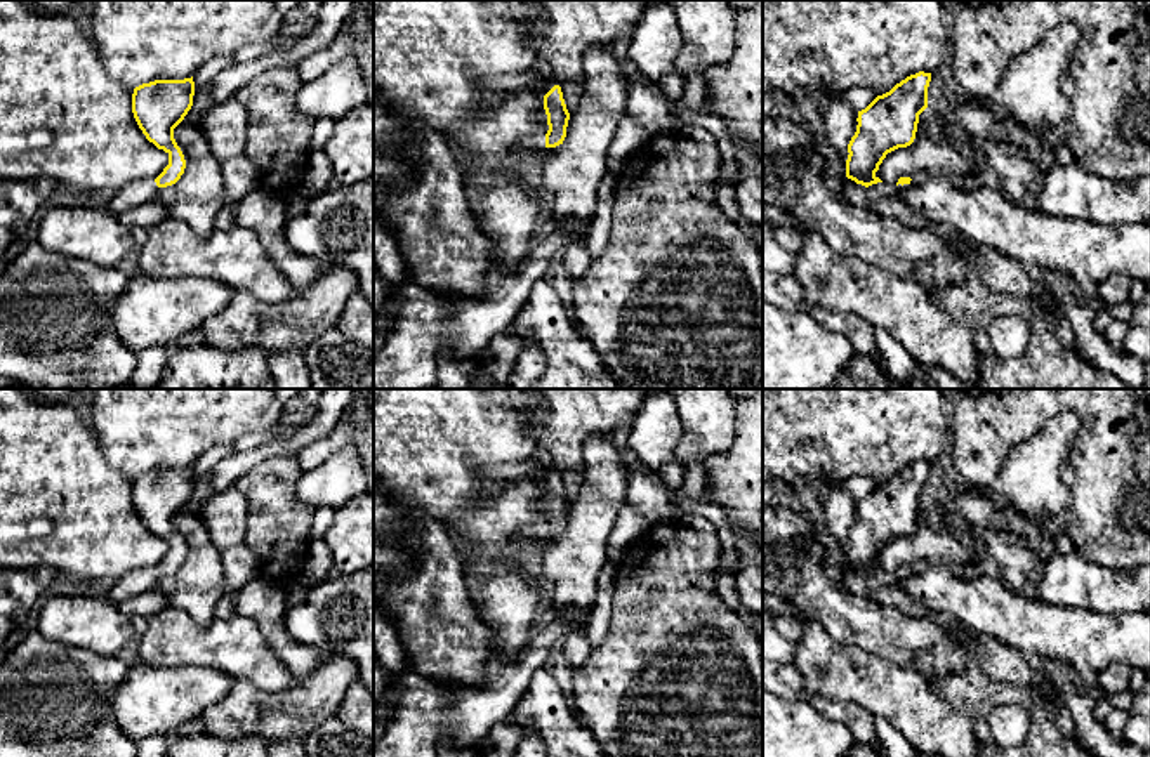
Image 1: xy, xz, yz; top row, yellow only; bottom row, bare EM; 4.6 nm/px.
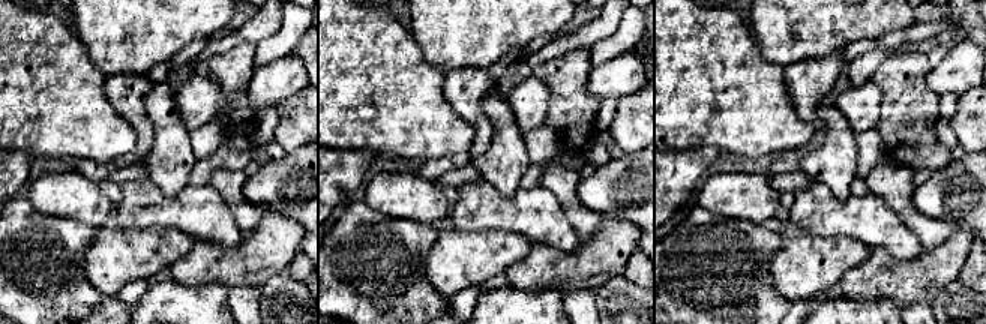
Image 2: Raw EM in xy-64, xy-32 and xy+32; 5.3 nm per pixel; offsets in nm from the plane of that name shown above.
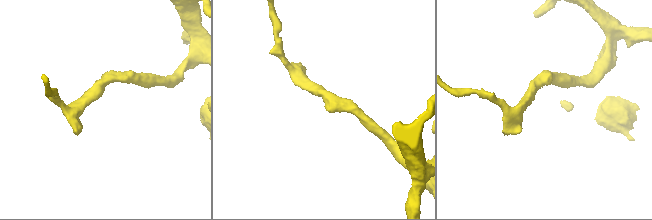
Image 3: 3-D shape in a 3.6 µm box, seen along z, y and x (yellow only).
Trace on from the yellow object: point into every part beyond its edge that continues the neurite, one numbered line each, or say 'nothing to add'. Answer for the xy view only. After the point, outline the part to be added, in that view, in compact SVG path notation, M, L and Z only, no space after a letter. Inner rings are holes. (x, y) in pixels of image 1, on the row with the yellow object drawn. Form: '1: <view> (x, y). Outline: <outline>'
1: xy (138, 193). Outline: M144 179L118 191L108 201L106 208L109 208L115 215L118 215L130 207L142 205L149 200L155 200L156 193L158 193L156 182L151 179Z

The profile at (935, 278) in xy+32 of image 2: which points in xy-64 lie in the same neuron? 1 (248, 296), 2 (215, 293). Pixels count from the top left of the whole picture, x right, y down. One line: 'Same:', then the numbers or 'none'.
Same: none

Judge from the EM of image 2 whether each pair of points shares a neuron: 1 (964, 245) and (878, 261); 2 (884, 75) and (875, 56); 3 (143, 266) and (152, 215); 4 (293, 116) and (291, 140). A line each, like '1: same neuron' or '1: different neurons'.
1: same neuron
2: different neurons
3: different neurons
4: same neuron

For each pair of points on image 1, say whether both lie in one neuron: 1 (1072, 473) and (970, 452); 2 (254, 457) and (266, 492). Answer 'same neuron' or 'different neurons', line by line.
1: same neuron
2: different neurons

